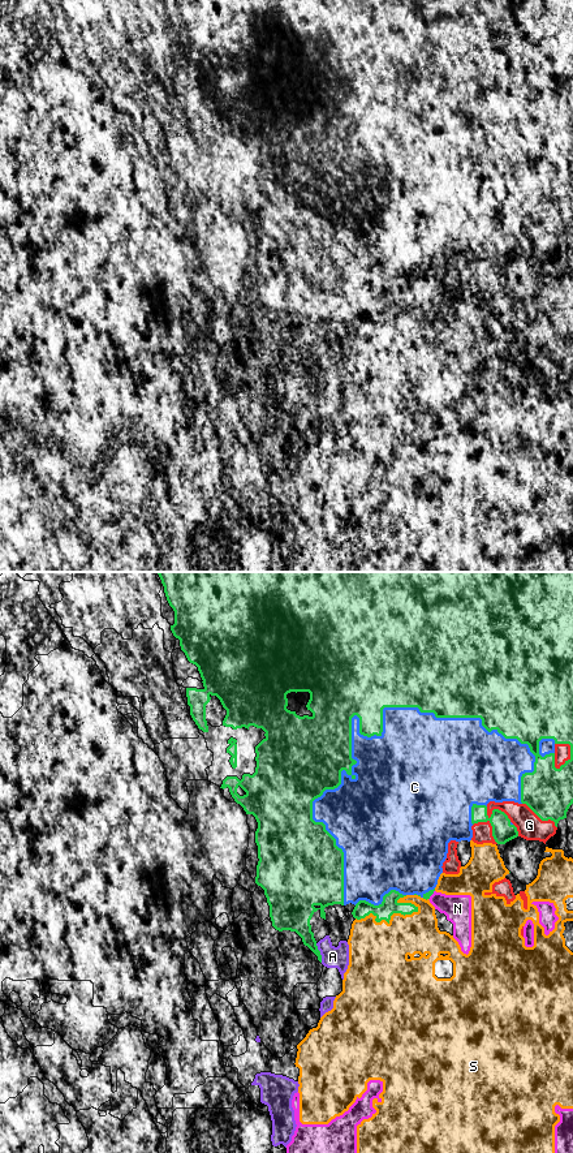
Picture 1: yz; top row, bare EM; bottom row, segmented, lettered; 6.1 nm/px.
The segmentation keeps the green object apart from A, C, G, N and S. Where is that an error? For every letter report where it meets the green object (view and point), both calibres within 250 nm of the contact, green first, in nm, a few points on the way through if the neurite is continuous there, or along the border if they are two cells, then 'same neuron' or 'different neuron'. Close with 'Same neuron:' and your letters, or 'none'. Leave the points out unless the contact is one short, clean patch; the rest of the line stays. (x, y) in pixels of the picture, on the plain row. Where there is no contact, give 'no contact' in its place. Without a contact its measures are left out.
A: yz (319, 369) | 160/130 nm | different neuron
C: yz (354, 130) | 500/190 nm | same neuron
G: yz (491, 241) | 140/160 nm | same neuron
N: yz (431, 310) | 40/170 nm | different neuron
S: yz (387, 338) | 110/360 nm | different neuron
Same neuron: C, G

